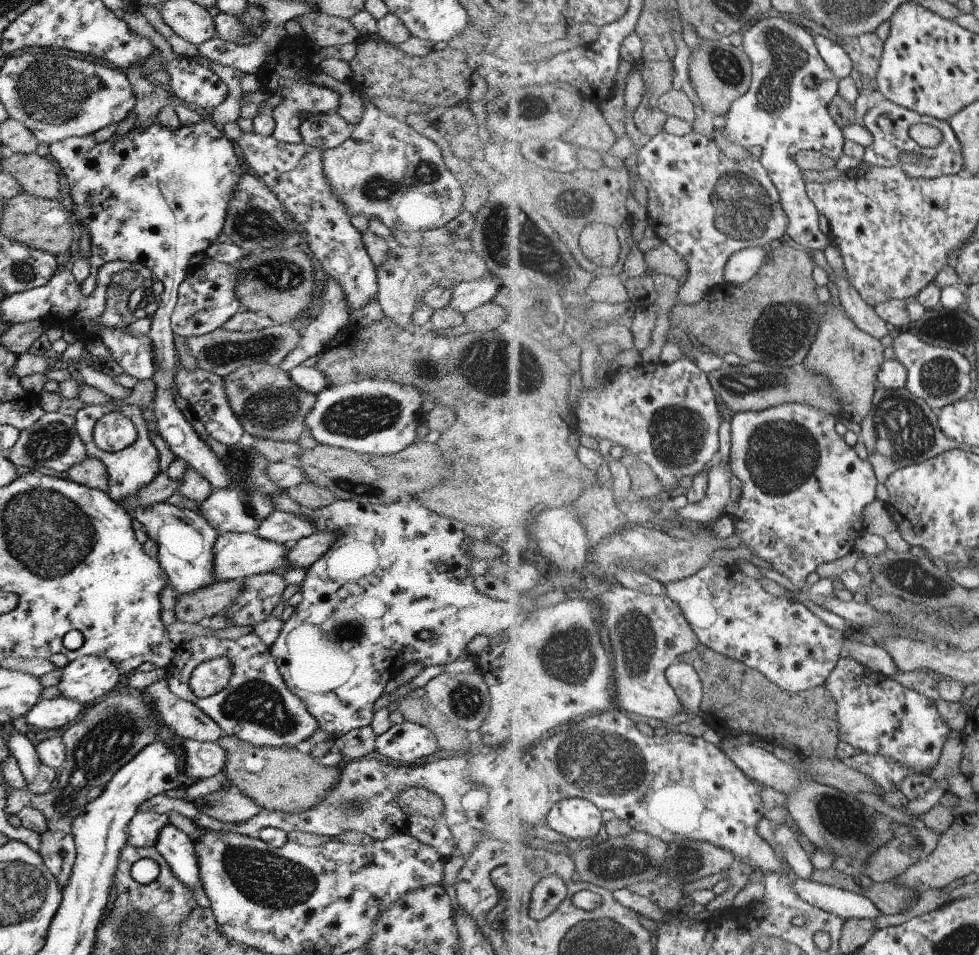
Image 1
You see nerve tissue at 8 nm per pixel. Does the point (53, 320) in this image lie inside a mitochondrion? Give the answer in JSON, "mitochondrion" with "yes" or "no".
{"mitochondrion":"no"}

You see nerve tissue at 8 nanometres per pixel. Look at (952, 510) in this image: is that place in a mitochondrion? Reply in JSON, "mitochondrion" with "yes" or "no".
{"mitochondrion":"no"}

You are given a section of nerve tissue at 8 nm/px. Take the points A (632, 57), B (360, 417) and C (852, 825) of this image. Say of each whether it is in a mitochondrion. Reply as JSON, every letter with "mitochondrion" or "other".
{"A":"other","B":"mitochondrion","C":"mitochondrion"}

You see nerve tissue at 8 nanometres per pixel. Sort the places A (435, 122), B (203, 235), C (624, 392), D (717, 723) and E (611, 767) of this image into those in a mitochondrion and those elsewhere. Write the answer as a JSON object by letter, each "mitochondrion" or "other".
{"A":"other","B":"other","C":"other","D":"other","E":"mitochondrion"}

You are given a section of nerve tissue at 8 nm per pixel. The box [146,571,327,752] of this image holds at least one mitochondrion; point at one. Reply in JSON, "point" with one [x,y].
{"point":[257,702]}

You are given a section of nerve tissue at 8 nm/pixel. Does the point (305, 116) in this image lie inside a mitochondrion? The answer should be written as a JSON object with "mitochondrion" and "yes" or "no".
{"mitochondrion":"no"}

